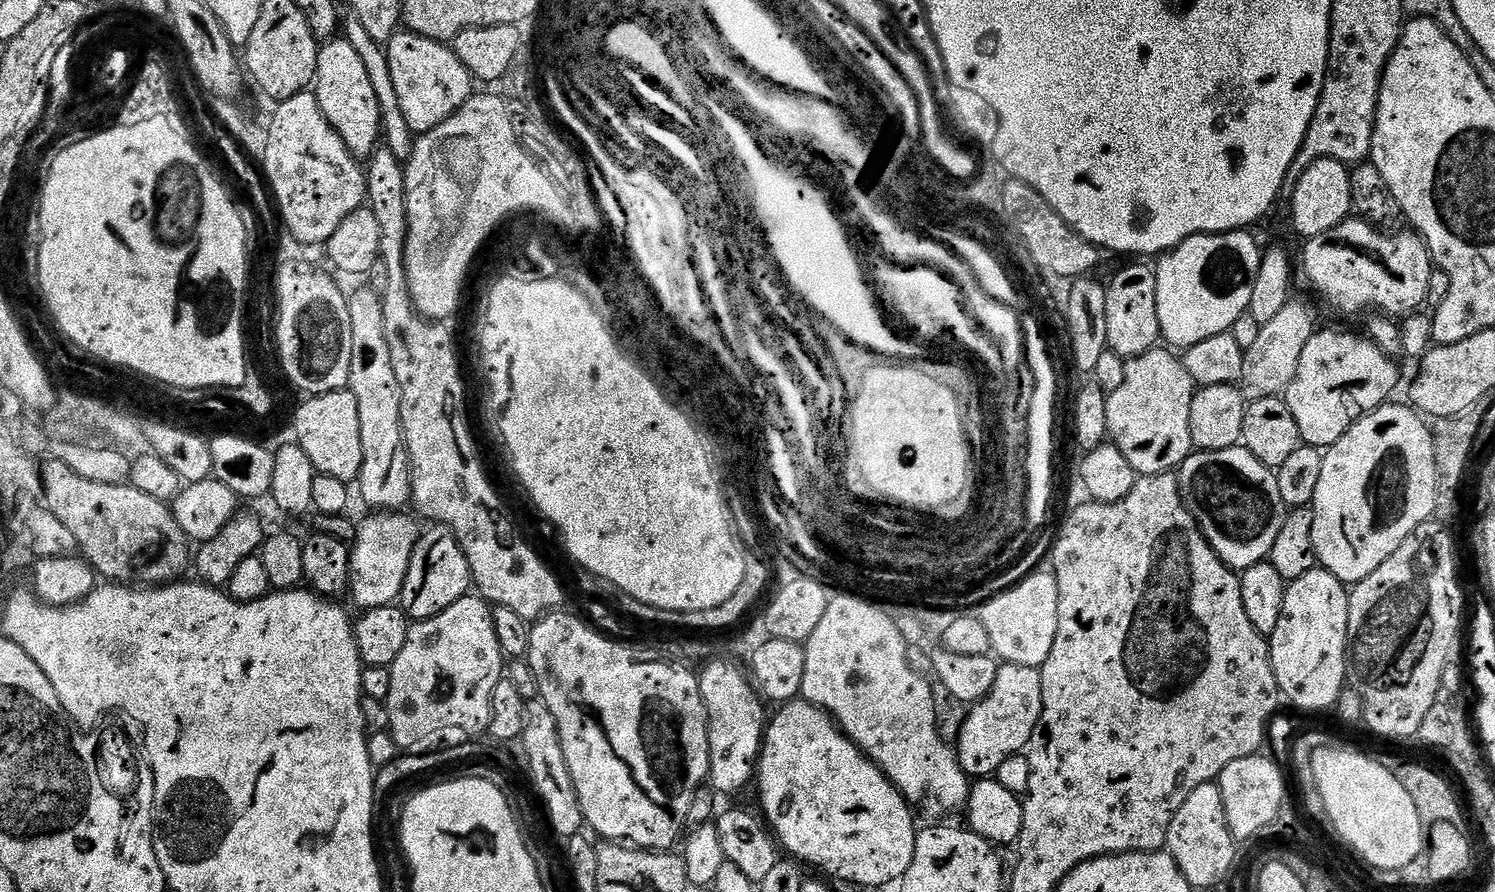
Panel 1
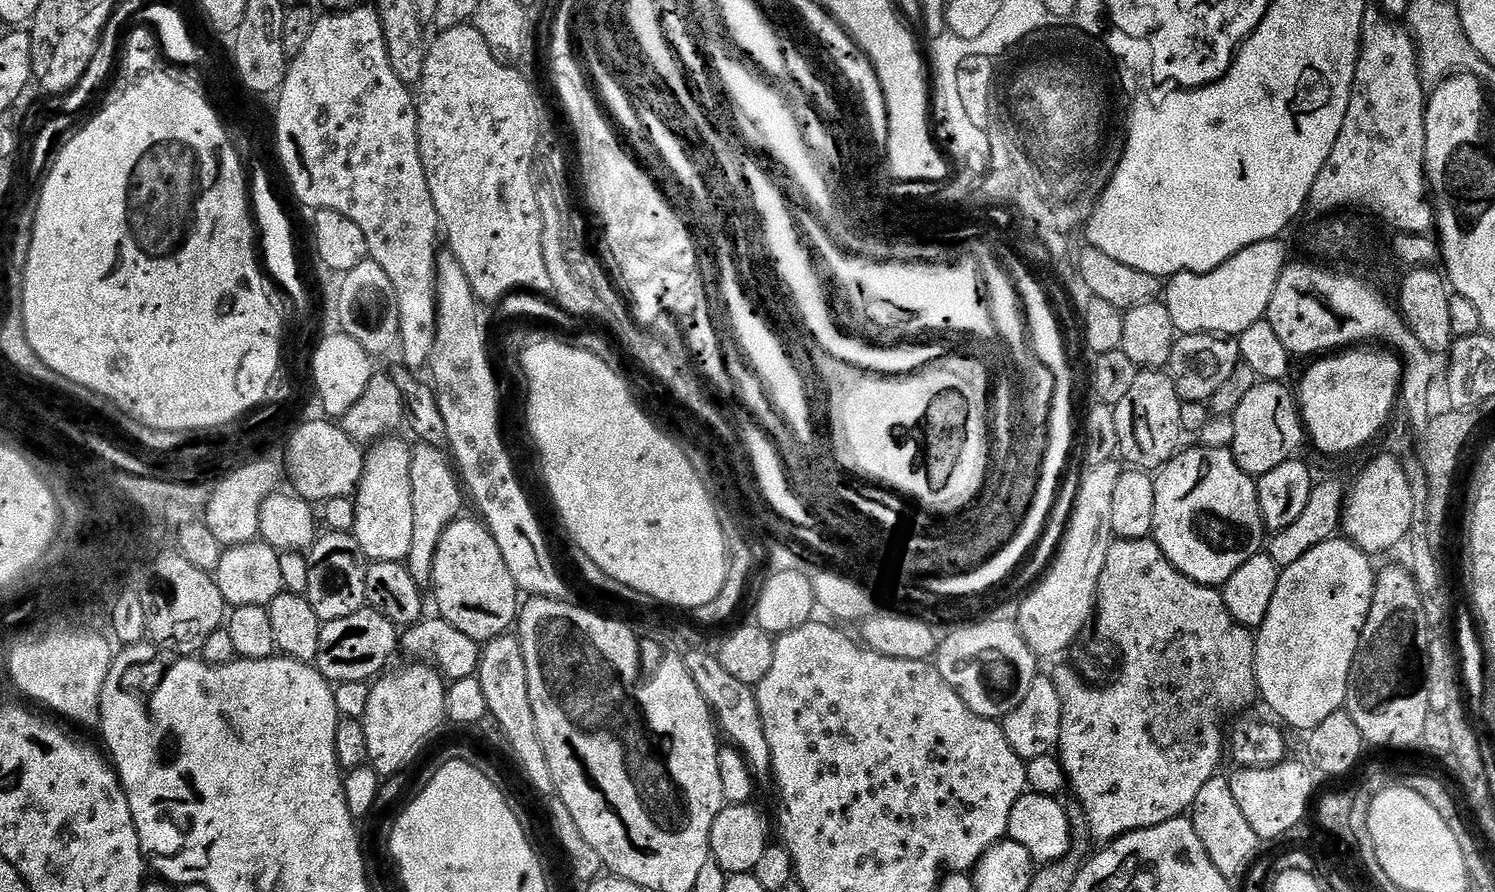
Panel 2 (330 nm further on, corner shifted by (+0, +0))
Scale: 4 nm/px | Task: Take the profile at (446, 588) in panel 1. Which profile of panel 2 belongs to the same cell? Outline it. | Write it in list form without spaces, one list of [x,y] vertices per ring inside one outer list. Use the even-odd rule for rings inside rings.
[[[417,443],[415,447],[411,449],[410,462],[410,495],[414,497],[414,538],[410,541],[410,554],[406,563],[414,582],[424,586],[432,578],[438,542],[446,526],[461,515],[460,507],[464,500],[466,504],[466,496],[462,491],[462,481],[457,469],[445,449],[424,443]]]

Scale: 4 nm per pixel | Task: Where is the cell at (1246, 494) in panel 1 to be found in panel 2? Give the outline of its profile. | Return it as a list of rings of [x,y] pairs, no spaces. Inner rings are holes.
[[[1195,447],[1177,451],[1155,473],[1152,536],[1183,576],[1199,584],[1222,586],[1265,543],[1257,481],[1240,469],[1229,449]]]

